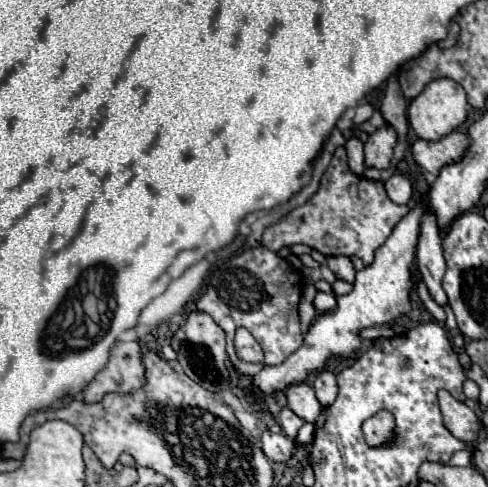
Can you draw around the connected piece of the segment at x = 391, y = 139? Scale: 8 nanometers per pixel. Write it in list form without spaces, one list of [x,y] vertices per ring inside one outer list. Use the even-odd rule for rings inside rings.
[[[392,126],[376,130],[364,144],[366,154],[366,168],[388,170],[396,146],[396,132]]]

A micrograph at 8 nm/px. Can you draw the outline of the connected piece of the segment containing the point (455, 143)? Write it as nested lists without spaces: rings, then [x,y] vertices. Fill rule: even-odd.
[[[454,130],[438,142],[416,140],[412,144],[412,154],[420,168],[424,168],[432,176],[438,176],[444,166],[460,162],[464,158],[468,146],[470,146],[468,134]]]

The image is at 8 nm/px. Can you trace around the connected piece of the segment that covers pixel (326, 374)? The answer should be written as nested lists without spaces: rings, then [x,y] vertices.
[[[322,370],[314,376],[314,390],[316,390],[316,398],[320,400],[322,406],[332,404],[332,400],[336,400],[338,394],[338,382],[336,382],[336,374],[330,370]]]

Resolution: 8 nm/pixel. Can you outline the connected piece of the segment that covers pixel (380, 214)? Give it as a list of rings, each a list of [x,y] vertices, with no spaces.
[[[336,148],[330,166],[326,168],[318,192],[302,206],[290,210],[274,226],[262,234],[262,246],[278,252],[284,246],[305,244],[324,256],[358,256],[364,266],[370,266],[374,252],[386,242],[394,226],[408,214],[408,206],[394,204],[382,186],[382,182],[366,180],[350,172],[346,162],[346,150]]]

